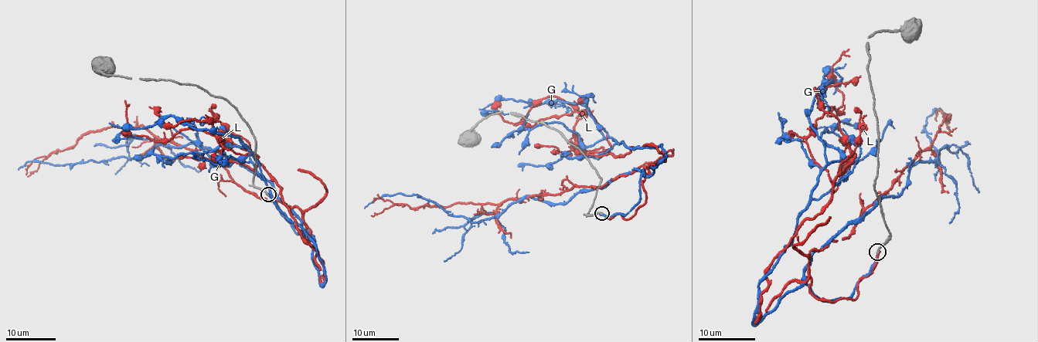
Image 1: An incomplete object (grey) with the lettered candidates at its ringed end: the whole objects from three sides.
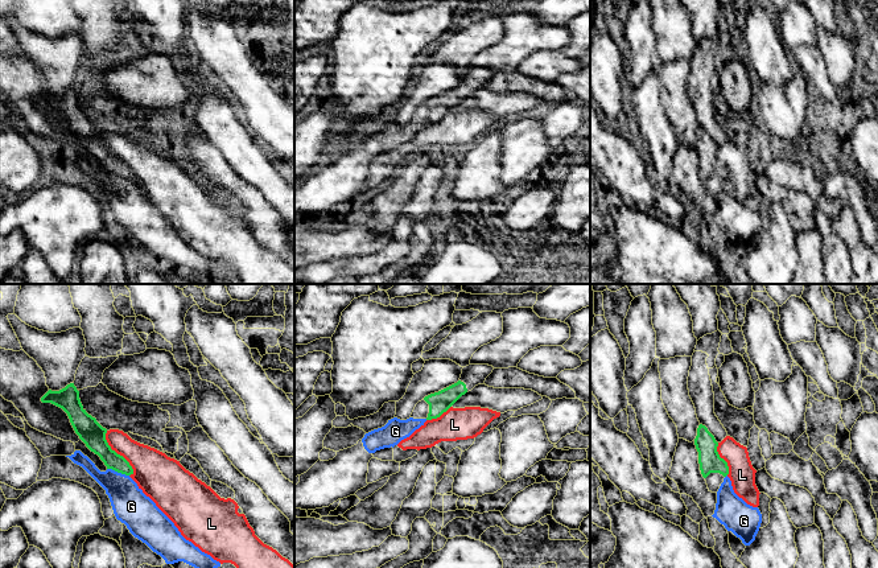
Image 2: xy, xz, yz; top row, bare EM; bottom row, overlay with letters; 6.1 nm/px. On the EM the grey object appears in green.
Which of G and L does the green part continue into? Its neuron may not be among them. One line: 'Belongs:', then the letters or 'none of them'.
Belongs: none of them

